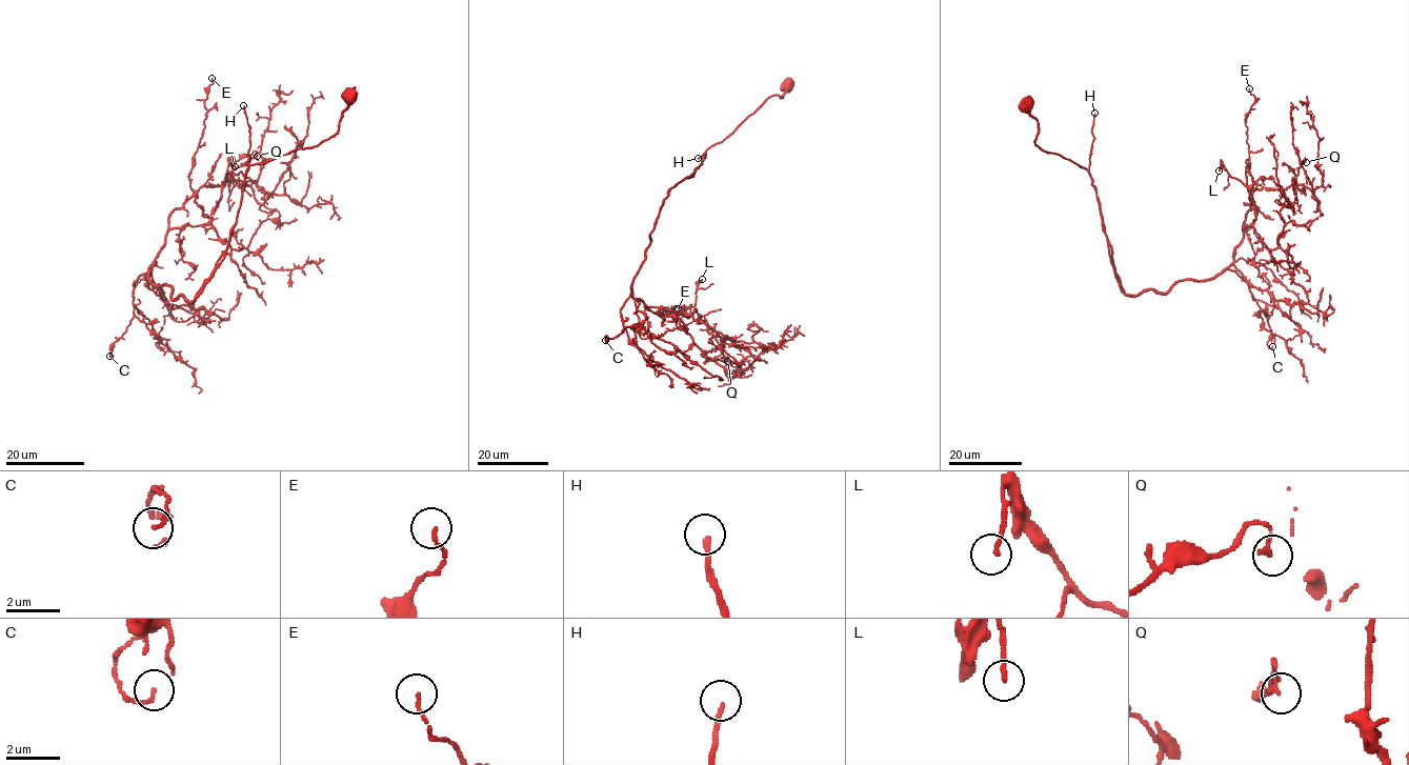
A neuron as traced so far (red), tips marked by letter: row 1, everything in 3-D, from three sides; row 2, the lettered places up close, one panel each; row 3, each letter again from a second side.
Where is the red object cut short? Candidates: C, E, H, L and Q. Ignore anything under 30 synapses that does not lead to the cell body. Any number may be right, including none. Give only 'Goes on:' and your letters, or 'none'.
Goes on: H

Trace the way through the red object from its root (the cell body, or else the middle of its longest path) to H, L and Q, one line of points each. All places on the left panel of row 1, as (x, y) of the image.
H: (349, 97), (334, 135), (314, 146), (249, 166), (249, 126), (243, 105)
L: (349, 97), (334, 135), (248, 167), (224, 259), (173, 299), (148, 268), (235, 166)
Q: (349, 97), (334, 135), (248, 167), (224, 259), (194, 300), (173, 299), (148, 268), (169, 215), (257, 156)

